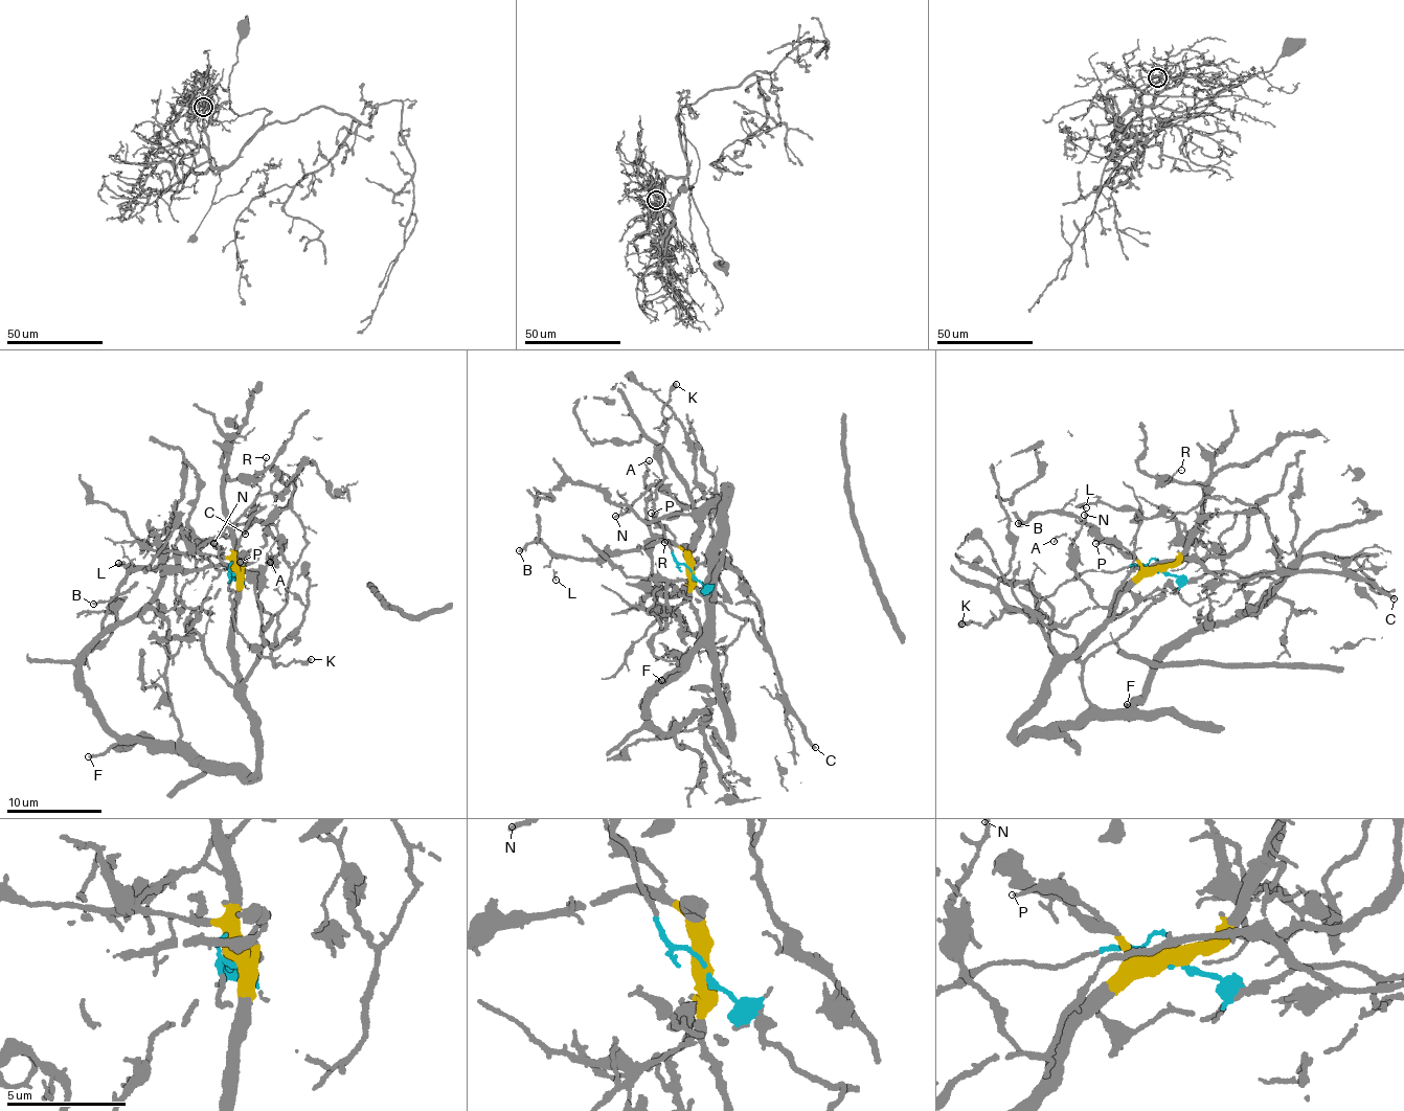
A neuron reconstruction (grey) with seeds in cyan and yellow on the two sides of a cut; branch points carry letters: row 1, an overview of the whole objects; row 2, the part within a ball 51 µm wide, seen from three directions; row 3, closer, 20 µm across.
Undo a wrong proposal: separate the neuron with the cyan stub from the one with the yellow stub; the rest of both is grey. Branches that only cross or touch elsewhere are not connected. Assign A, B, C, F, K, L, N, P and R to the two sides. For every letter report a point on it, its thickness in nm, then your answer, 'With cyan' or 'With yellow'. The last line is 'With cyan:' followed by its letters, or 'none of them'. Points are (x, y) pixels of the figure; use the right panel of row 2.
A: Place: (1054, 541). Thickness 130 nm. With cyan
B: Place: (1018, 523). Thickness 200 nm. With yellow
C: Place: (1394, 598). Thickness 320 nm. With cyan
F: Place: (1127, 704). Thickness 280 nm. With yellow
K: Place: (961, 624). Thickness 360 nm. With cyan
L: Place: (1086, 507). Thickness 130 nm. With yellow
N: Place: (1084, 515). Thickness 200 nm. With cyan
P: Place: (1095, 543). Thickness 130 nm. With yellow
R: Place: (1181, 470). Thickness 90 nm. With yellow
With cyan: A, C, K, N

